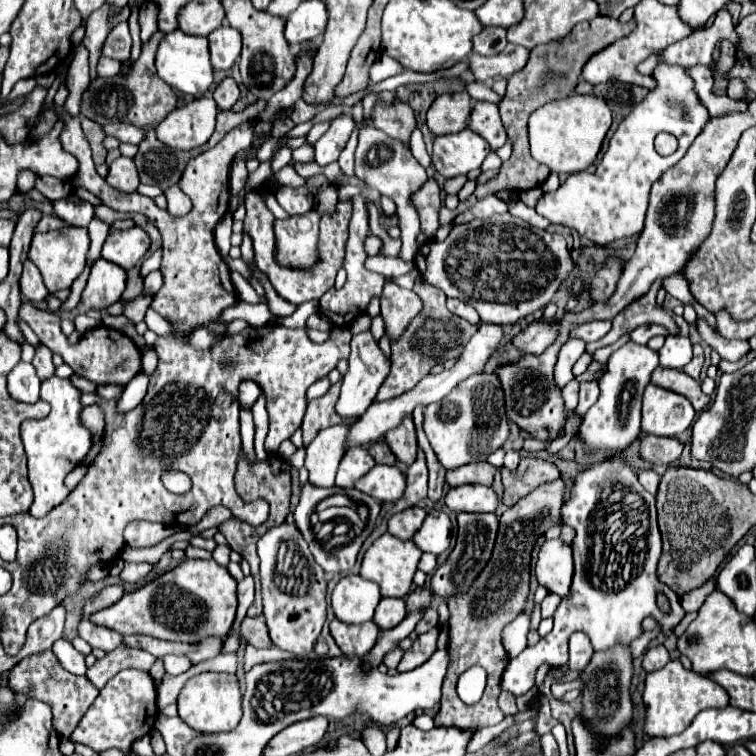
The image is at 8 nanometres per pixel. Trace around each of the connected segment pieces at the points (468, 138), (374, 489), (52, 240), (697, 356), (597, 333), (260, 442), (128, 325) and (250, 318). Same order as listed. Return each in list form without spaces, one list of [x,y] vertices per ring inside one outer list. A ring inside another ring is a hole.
[[[469,128],[451,136],[437,136],[433,166],[443,178],[455,178],[479,168],[489,150],[487,142]]]
[[[375,464],[369,474],[355,482],[355,488],[373,496],[379,502],[395,502],[405,492],[405,476],[397,466]]]
[[[65,228],[65,230],[55,230],[55,232],[37,232],[31,242],[29,250],[29,260],[39,268],[43,282],[49,292],[57,292],[63,288],[71,288],[73,280],[83,272],[85,268],[85,258],[89,252],[89,234],[87,228]]]
[[[693,344],[693,360],[683,368],[683,372],[685,372],[685,374],[689,374],[691,378],[699,380],[701,366],[703,366],[703,348],[701,348],[699,344]]]
[[[605,320],[605,322],[585,322],[585,324],[575,326],[571,330],[569,338],[581,338],[583,342],[595,342],[595,340],[603,338],[609,330],[611,330],[611,322],[609,320]]]
[[[263,391],[252,408],[252,414],[255,424],[254,448],[256,457],[259,461],[264,461],[268,456],[264,448],[264,442],[268,433],[269,419]]]
[[[103,316],[103,324],[105,326],[109,326],[109,328],[119,328],[119,330],[125,330],[131,338],[133,338],[133,342],[135,344],[139,344],[139,346],[143,346],[145,342],[143,342],[143,336],[139,336],[137,332],[135,332],[135,326],[133,326],[133,322],[129,320],[129,318],[125,318],[125,316]]]
[[[239,300],[239,304],[235,304],[223,312],[223,320],[229,322],[235,318],[243,318],[249,326],[255,326],[255,328],[277,320],[277,316],[273,316],[273,312],[269,310],[267,304],[247,304],[243,300]]]

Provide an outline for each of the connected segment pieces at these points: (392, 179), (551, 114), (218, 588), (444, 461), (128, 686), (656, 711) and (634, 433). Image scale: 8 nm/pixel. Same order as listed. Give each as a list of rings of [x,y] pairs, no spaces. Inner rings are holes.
[[[367,126],[359,130],[359,146],[355,152],[355,176],[363,180],[367,186],[375,188],[379,194],[389,196],[397,204],[397,214],[399,214],[399,228],[401,228],[401,252],[399,258],[403,262],[413,262],[415,254],[419,250],[417,244],[417,234],[419,234],[419,216],[411,204],[411,194],[423,186],[427,180],[425,168],[413,158],[409,146],[403,146],[403,142],[383,134],[381,130]]]
[[[567,96],[555,102],[547,102],[545,106],[537,108],[529,118],[529,144],[531,156],[547,164],[553,172],[581,172],[593,164],[597,158],[603,138],[611,128],[611,110],[597,96]]]
[[[185,558],[173,570],[157,576],[149,584],[135,592],[125,594],[117,604],[107,610],[91,614],[91,622],[111,628],[123,636],[145,634],[159,640],[195,644],[209,636],[225,638],[235,620],[237,610],[237,582],[227,568],[215,564],[215,560],[189,560]]]
[[[483,372],[459,382],[455,390],[451,390],[451,394],[427,406],[423,416],[423,430],[433,446],[439,464],[445,470],[459,468],[471,462],[483,462],[509,438],[503,388],[495,374]]]
[[[123,670],[115,674],[101,690],[91,708],[85,712],[79,726],[73,730],[71,740],[93,748],[95,752],[103,752],[109,748],[119,748],[123,752],[131,750],[131,744],[145,736],[155,722],[157,714],[157,692],[151,674],[141,670]]]
[[[671,660],[661,670],[649,672],[643,690],[645,704],[645,736],[673,736],[683,732],[693,718],[705,708],[725,708],[729,704],[727,692],[707,676],[685,670],[679,660]]]
[[[627,342],[617,352],[611,354],[607,362],[605,374],[599,378],[601,396],[585,414],[583,424],[579,428],[579,440],[585,444],[589,454],[595,452],[623,452],[627,450],[641,434],[641,396],[645,386],[651,380],[653,370],[659,366],[659,356],[655,350]]]

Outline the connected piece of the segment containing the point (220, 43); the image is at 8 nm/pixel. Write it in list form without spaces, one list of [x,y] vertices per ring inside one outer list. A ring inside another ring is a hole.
[[[219,26],[209,36],[211,64],[215,70],[229,70],[241,54],[241,34],[231,26]]]

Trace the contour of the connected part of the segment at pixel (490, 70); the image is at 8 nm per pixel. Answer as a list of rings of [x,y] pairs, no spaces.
[[[509,44],[503,52],[499,52],[497,56],[479,56],[479,54],[471,54],[469,56],[469,70],[473,72],[475,80],[485,82],[491,78],[509,78],[511,74],[519,72],[529,58],[529,50],[525,50],[523,46],[515,46]]]

